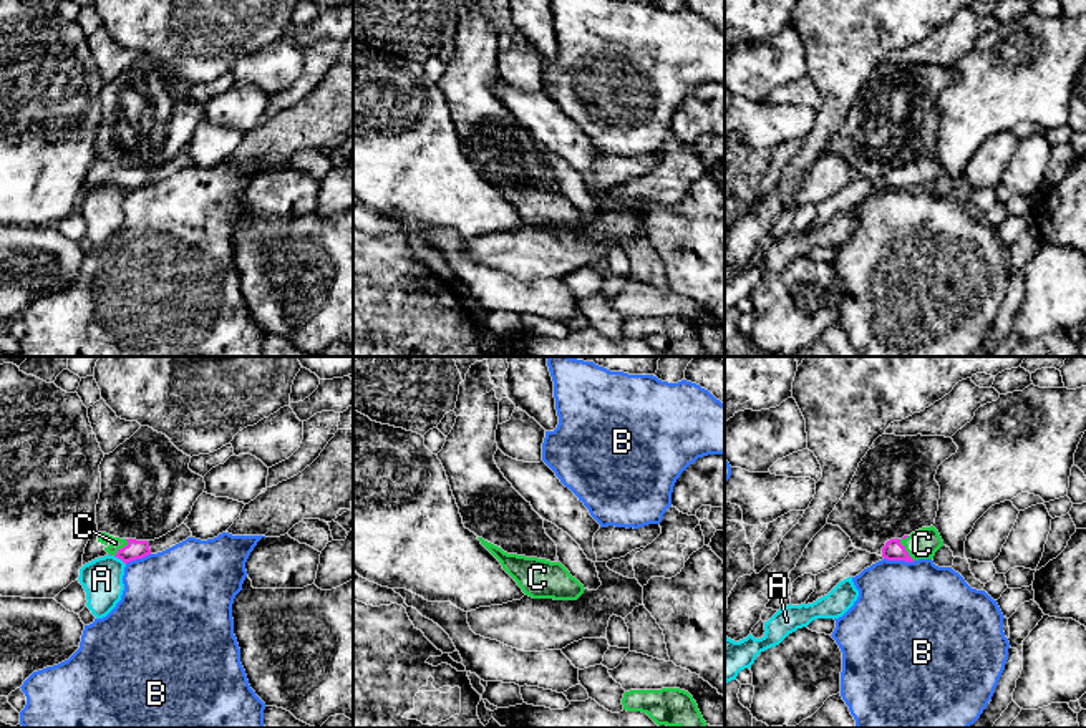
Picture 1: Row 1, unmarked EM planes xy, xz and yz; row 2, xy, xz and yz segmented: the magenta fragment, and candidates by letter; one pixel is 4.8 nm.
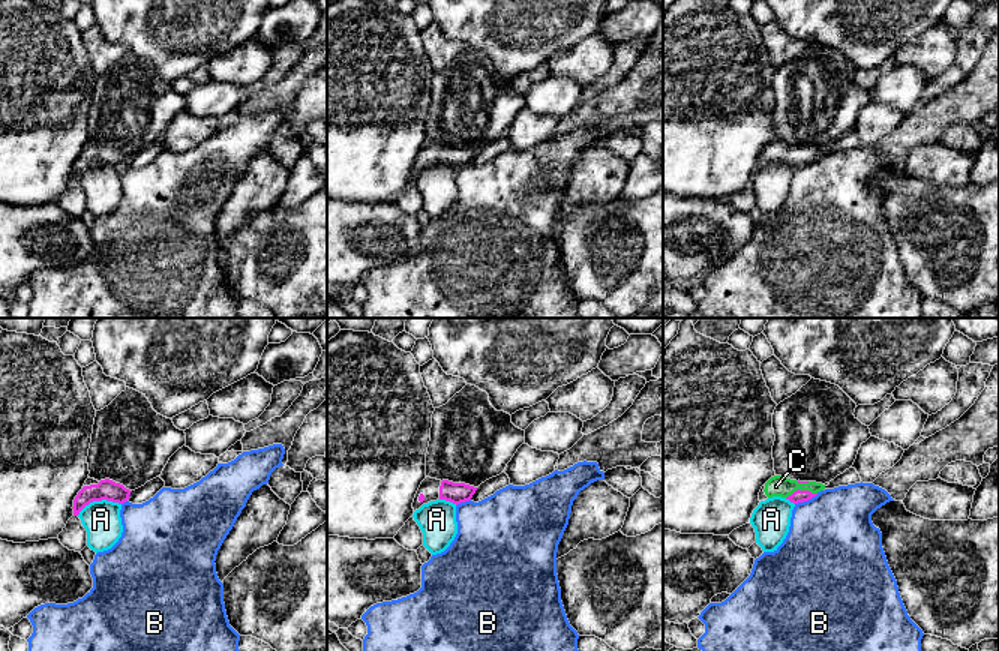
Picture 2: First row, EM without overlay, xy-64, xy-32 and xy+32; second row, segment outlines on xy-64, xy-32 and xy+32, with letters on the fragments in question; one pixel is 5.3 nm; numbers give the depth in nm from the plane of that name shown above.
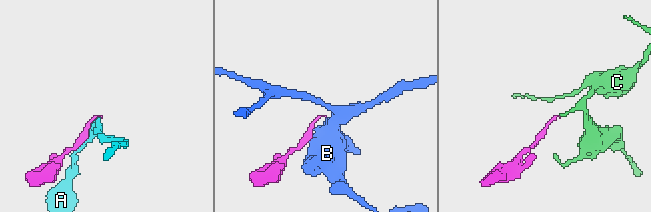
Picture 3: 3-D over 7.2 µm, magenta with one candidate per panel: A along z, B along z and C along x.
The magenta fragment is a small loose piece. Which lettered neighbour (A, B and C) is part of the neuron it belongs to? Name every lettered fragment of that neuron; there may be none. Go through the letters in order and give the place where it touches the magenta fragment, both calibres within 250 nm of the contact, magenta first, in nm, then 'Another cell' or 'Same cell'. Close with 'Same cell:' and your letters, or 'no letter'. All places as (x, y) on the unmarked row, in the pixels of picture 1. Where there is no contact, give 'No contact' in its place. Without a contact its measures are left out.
A: Touches magenta at xy (120, 186). Thickness 100 nm (magenta) against 200 nm. Another cell
B: Touches magenta at yz (899, 188). Thickness 100 nm (magenta) against 480 nm. Another cell
C: Touches magenta at yz (904, 178). Thickness 100 nm (magenta) against 140 nm. Same cell
Same cell: C

